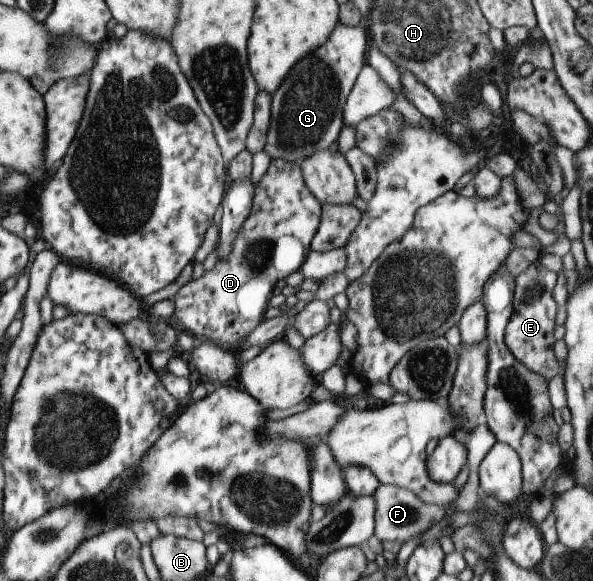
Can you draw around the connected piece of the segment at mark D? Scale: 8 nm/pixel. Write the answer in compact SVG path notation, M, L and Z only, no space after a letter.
M274 159L260 183L255 185L252 212L238 229L231 251L200 279L186 283L172 298L174 316L194 333L195 339L212 340L222 348L236 350L265 320L278 281L299 271L318 232L321 204L307 189L298 163Z

